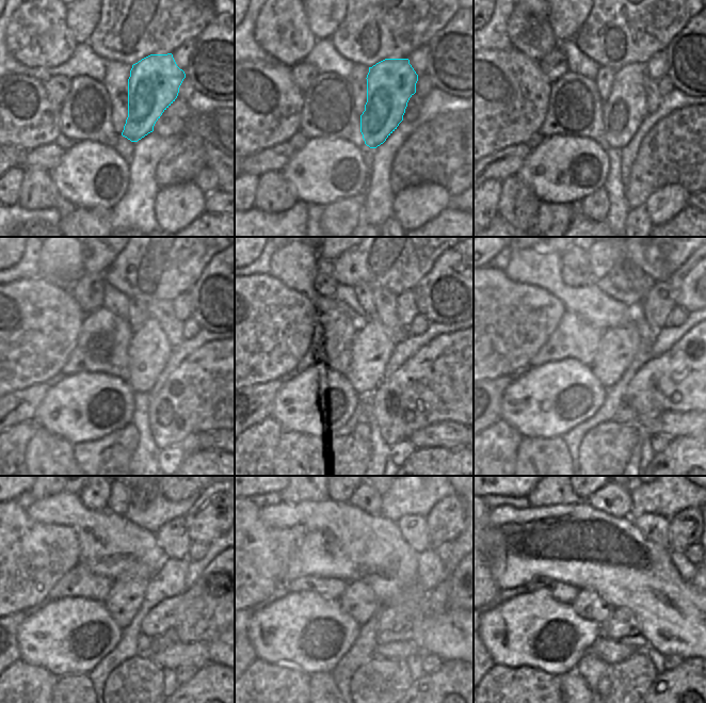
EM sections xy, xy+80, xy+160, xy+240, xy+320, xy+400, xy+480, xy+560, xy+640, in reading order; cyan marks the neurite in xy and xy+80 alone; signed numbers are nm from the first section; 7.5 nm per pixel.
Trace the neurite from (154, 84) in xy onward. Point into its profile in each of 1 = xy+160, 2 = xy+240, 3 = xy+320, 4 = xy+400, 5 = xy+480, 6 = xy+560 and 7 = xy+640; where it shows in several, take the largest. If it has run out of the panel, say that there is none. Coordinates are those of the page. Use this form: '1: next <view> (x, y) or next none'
1: next xy+160 (625, 109)
2: next xy+240 (148, 350)
3: next xy+320 (374, 344)
4: next xy+400 (618, 346)
5: next xy+480 (126, 595)
6: next xy+560 (358, 601)
7: next xy+640 (588, 604)

